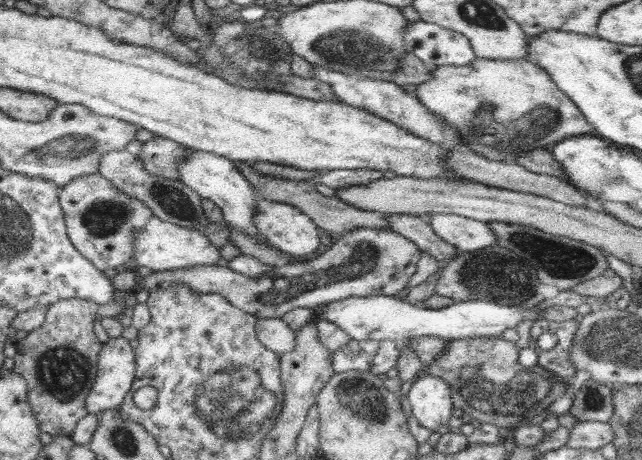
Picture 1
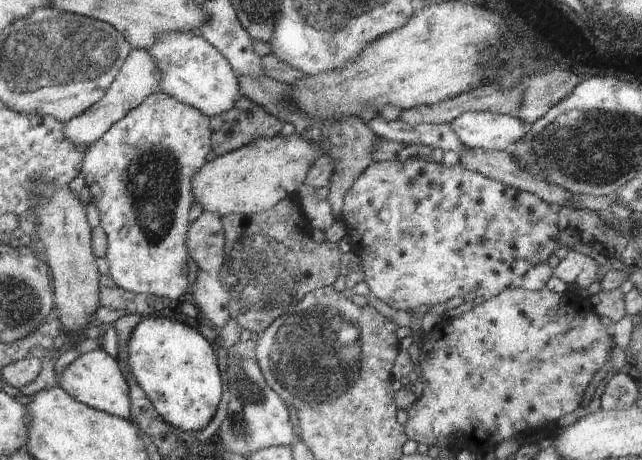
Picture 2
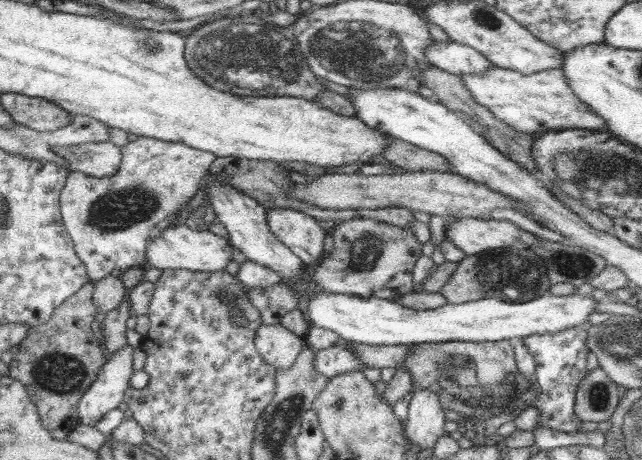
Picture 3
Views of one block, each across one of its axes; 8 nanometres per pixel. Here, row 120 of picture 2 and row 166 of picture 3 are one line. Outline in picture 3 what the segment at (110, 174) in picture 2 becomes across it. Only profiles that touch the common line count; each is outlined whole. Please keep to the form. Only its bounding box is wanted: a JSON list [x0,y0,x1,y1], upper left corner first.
[60,137,216,283]

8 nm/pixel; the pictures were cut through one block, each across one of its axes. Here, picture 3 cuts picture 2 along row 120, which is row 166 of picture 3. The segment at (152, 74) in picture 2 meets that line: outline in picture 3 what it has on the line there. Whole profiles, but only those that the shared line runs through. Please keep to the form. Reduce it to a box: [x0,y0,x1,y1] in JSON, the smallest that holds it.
[54,142,122,178]

